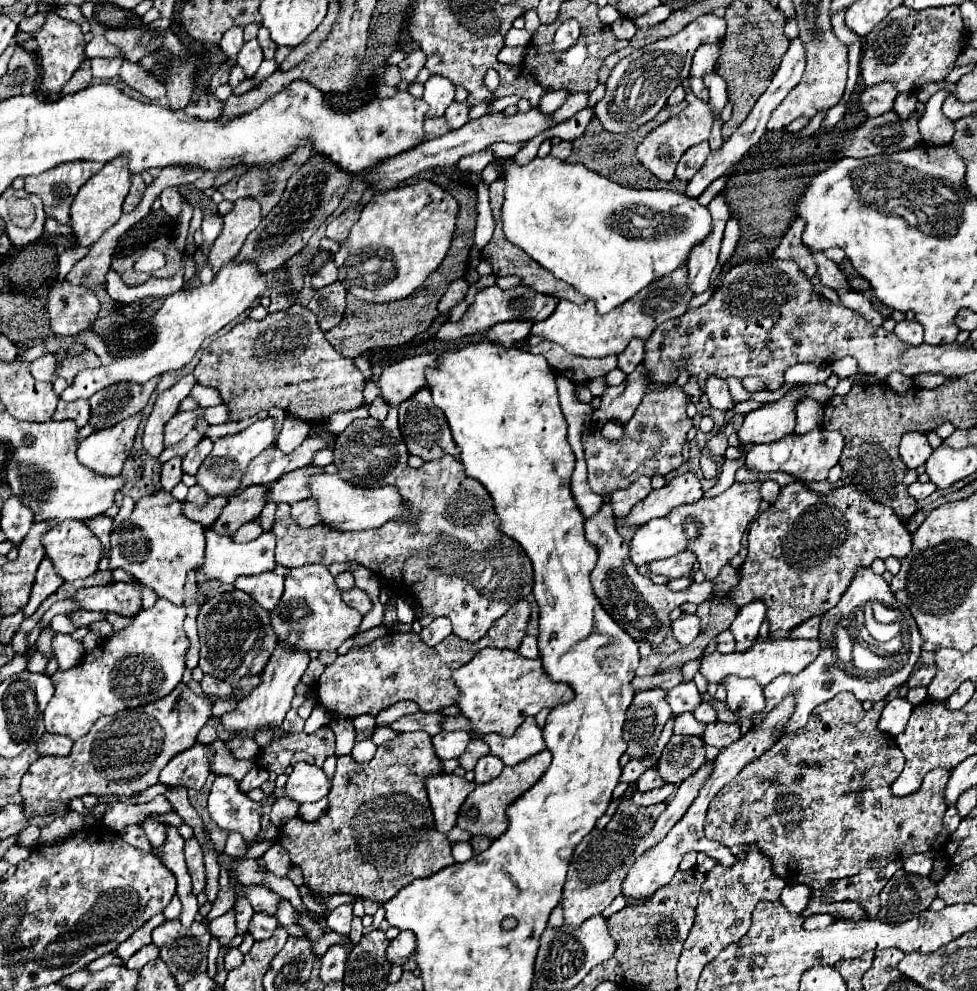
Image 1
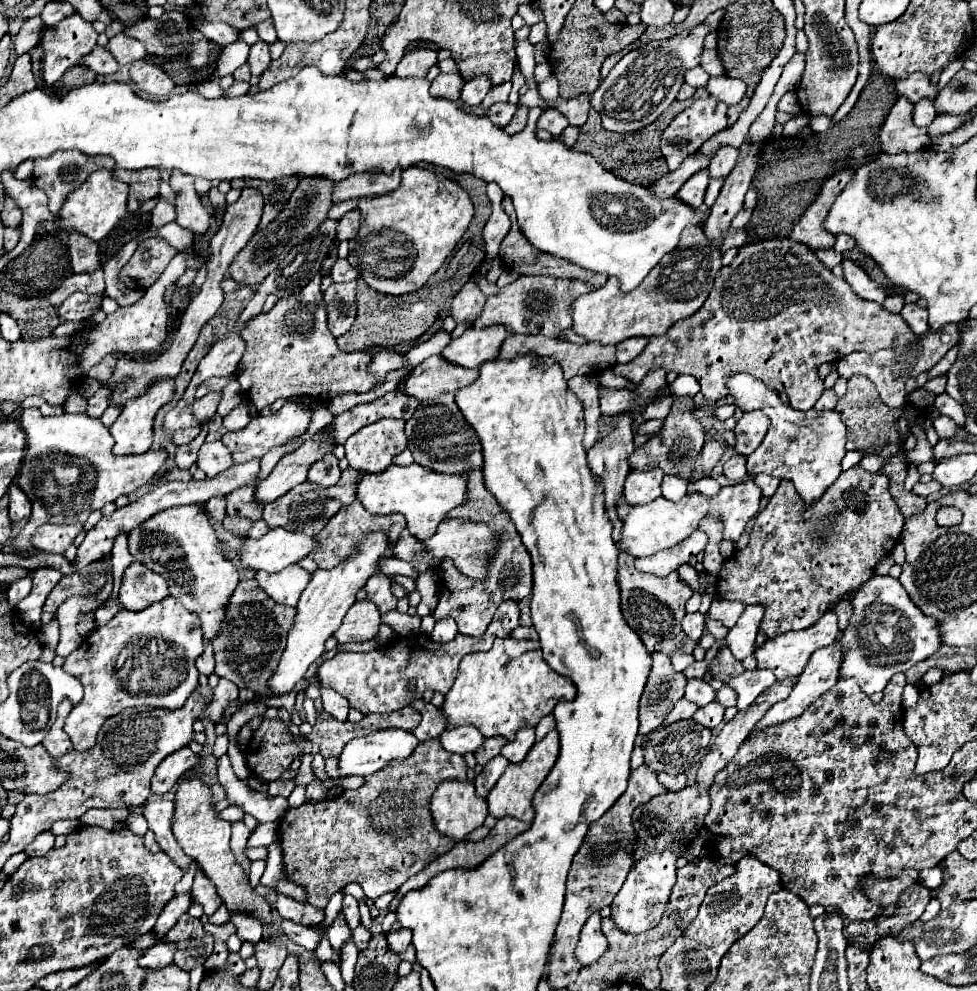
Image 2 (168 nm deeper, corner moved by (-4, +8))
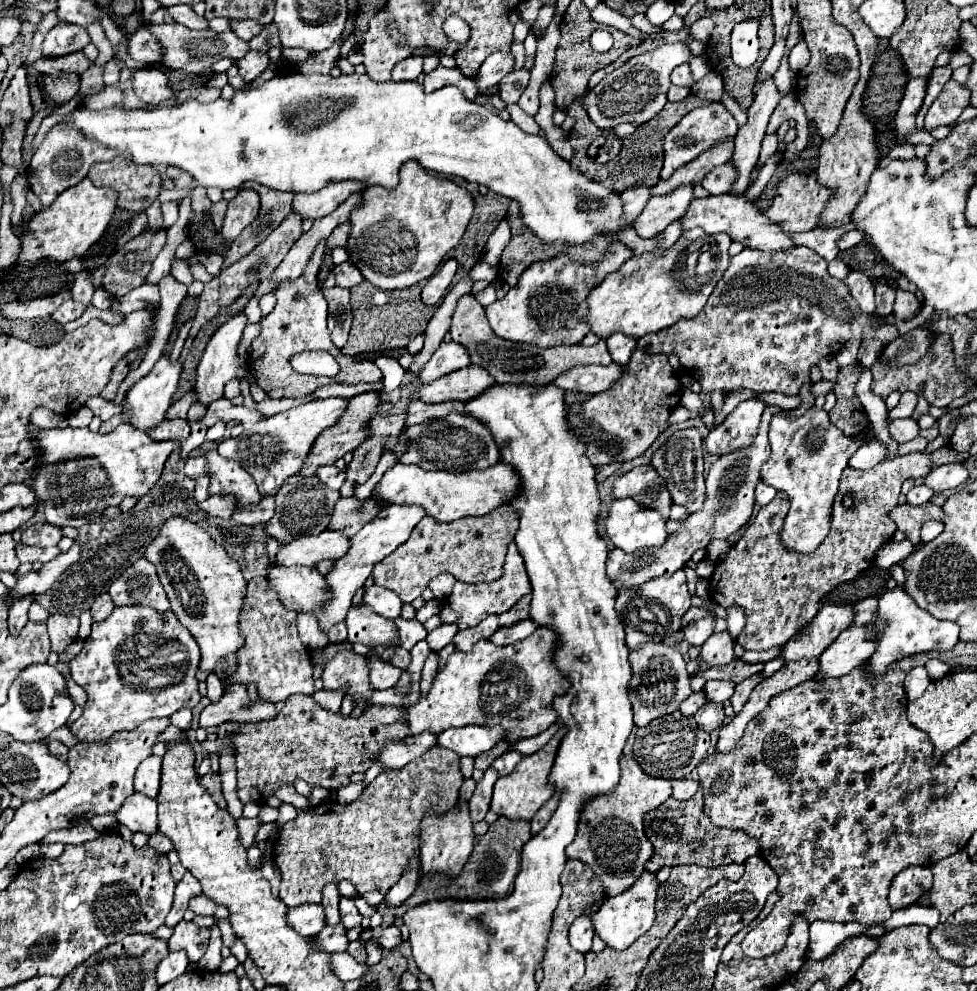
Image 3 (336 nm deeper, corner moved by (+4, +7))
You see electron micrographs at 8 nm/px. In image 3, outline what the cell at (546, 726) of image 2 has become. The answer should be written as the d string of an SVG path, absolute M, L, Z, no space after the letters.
M553 722L543 734L539 734L539 736L535 736L535 738L523 738L523 740L519 740L513 748L515 748L517 752L523 752L525 756L527 756L527 754L533 754L533 752L541 750L557 730L559 730L559 724Z

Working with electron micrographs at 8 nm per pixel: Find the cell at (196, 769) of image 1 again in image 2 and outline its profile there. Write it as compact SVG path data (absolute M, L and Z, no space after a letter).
M183 747L179 751L171 753L171 757L165 757L159 763L159 769L155 771L155 777L151 781L151 791L155 795L163 795L163 793L171 791L173 785L175 785L175 781L185 771L189 771L191 767L195 767L197 763L199 763L199 757L189 747Z

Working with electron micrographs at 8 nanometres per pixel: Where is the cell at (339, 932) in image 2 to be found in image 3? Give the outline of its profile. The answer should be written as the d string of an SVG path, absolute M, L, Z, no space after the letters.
M331 882L323 888L323 902L321 904L323 904L323 910L325 910L325 924L327 926L337 926L341 922L337 882Z

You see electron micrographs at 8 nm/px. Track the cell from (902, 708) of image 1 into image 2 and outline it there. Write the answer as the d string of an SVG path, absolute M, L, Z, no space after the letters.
M907 685L903 691L903 707L909 709L911 705L915 705L919 699L919 689L915 685Z

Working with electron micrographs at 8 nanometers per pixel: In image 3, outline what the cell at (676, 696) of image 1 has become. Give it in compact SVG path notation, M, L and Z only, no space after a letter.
M709 680L703 688L703 694L707 698L707 702L727 702L733 694L735 684L727 682L727 680Z

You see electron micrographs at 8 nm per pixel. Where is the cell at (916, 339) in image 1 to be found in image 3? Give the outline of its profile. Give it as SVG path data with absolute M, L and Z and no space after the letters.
M897 290L897 298L895 298L895 318L897 320L903 320L903 322L909 322L911 318L917 316L917 310L919 310L921 302L915 298L915 294L911 292L903 292L903 290Z

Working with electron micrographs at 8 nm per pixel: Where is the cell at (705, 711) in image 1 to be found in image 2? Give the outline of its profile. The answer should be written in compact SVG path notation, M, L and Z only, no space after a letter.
M723 685L717 691L717 699L715 701L719 701L723 707L733 707L733 705L737 705L737 693L729 685Z

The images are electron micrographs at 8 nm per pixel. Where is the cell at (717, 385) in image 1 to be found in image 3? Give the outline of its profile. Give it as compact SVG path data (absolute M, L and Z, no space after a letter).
M809 408L803 416L791 418L785 414L773 414L769 422L771 454L761 466L761 482L785 492L791 500L791 510L785 518L781 542L785 548L809 554L813 552L829 532L831 502L837 494L839 476L847 466L849 456L873 436L869 430L865 438L849 438L835 424L831 424L825 410Z

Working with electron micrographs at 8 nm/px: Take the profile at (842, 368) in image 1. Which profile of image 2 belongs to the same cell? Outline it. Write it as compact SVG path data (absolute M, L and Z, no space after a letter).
M951 323L951 325L945 325L943 329L939 331L931 331L927 335L917 335L915 341L911 341L911 345L897 345L895 349L881 349L877 353L865 353L865 351L857 351L857 353L851 353L847 357L843 357L839 363L837 363L837 373L839 377L843 379L849 379L851 375L867 375L881 399L891 405L893 409L897 405L905 405L907 403L907 393L905 393L905 379L909 377L915 377L923 371L929 371L933 365L937 365L941 361L941 357L953 347L959 343L959 325Z

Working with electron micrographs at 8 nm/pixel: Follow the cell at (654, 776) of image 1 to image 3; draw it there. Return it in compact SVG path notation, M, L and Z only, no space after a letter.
M671 780L671 786L673 786L673 794L671 796L677 798L677 800L691 798L699 788L699 784L695 780Z

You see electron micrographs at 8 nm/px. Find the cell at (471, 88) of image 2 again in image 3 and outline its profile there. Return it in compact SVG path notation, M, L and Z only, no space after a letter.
M495 52L491 54L479 68L477 76L475 76L475 84L479 94L483 94L487 88L495 86L501 82L503 76L507 76L513 70L513 56L511 54L503 54L503 52Z

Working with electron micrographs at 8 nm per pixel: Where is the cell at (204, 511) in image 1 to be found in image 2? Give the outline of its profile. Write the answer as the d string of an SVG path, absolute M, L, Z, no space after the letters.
M241 487L227 495L227 515L241 515L251 521L259 521L263 505L255 505L255 487Z

